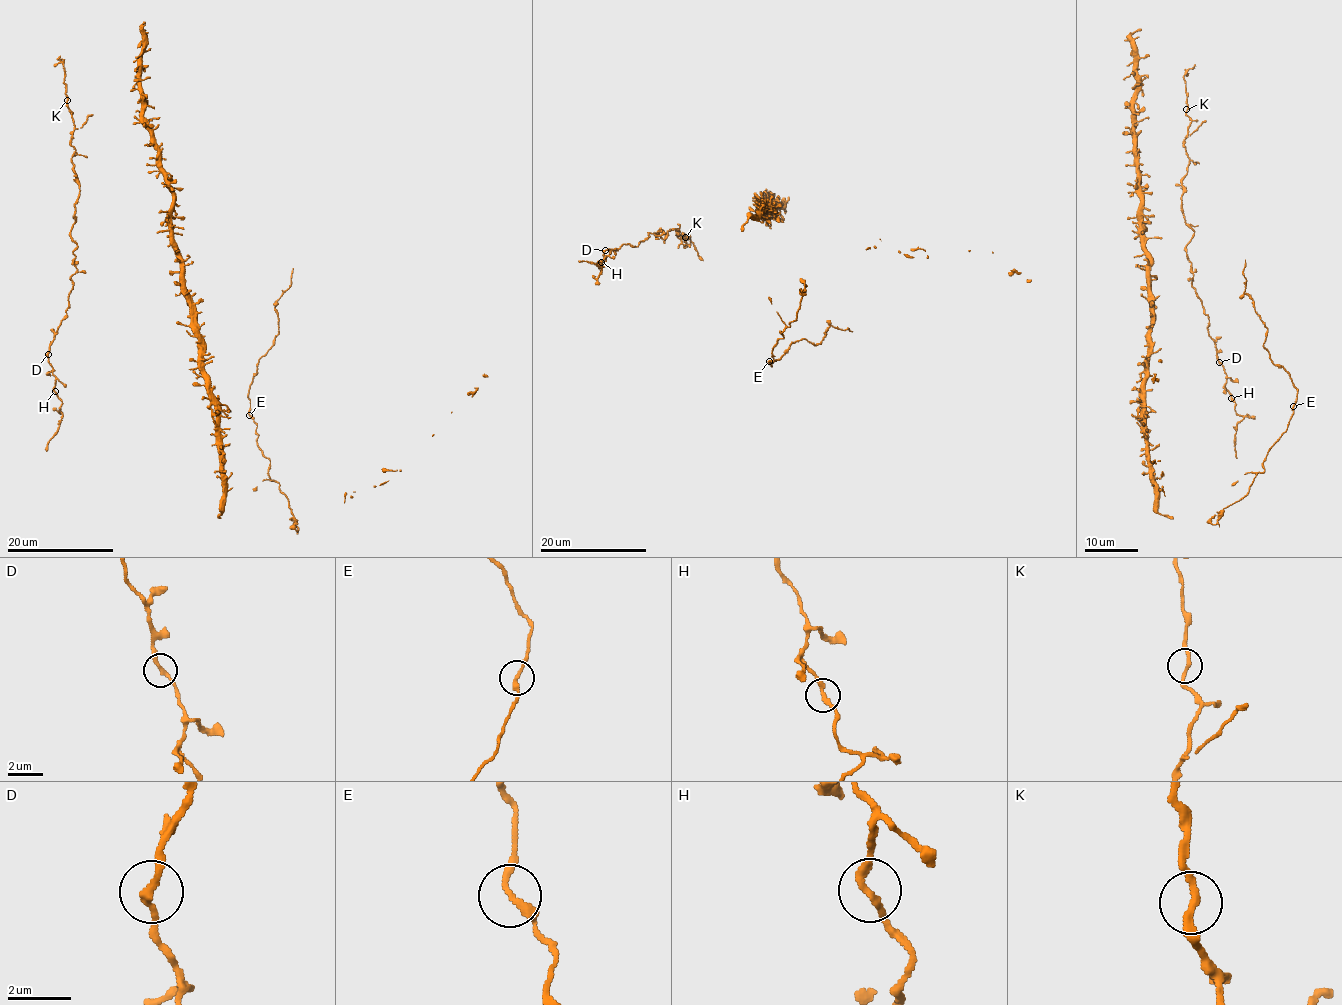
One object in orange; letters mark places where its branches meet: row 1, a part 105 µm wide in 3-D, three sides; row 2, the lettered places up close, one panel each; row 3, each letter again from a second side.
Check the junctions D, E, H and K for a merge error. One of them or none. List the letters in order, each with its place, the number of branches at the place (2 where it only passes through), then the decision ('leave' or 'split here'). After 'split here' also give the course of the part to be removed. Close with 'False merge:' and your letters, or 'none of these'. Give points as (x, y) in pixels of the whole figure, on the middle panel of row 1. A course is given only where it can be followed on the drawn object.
D: at (605, 250); 2 branches meet; leave
E: at (769, 361); 2 branches meet; leave
H: at (601, 262); 2 branches meet; leave
K: at (685, 237); 2 branches meet; leave
False merge: none of these

